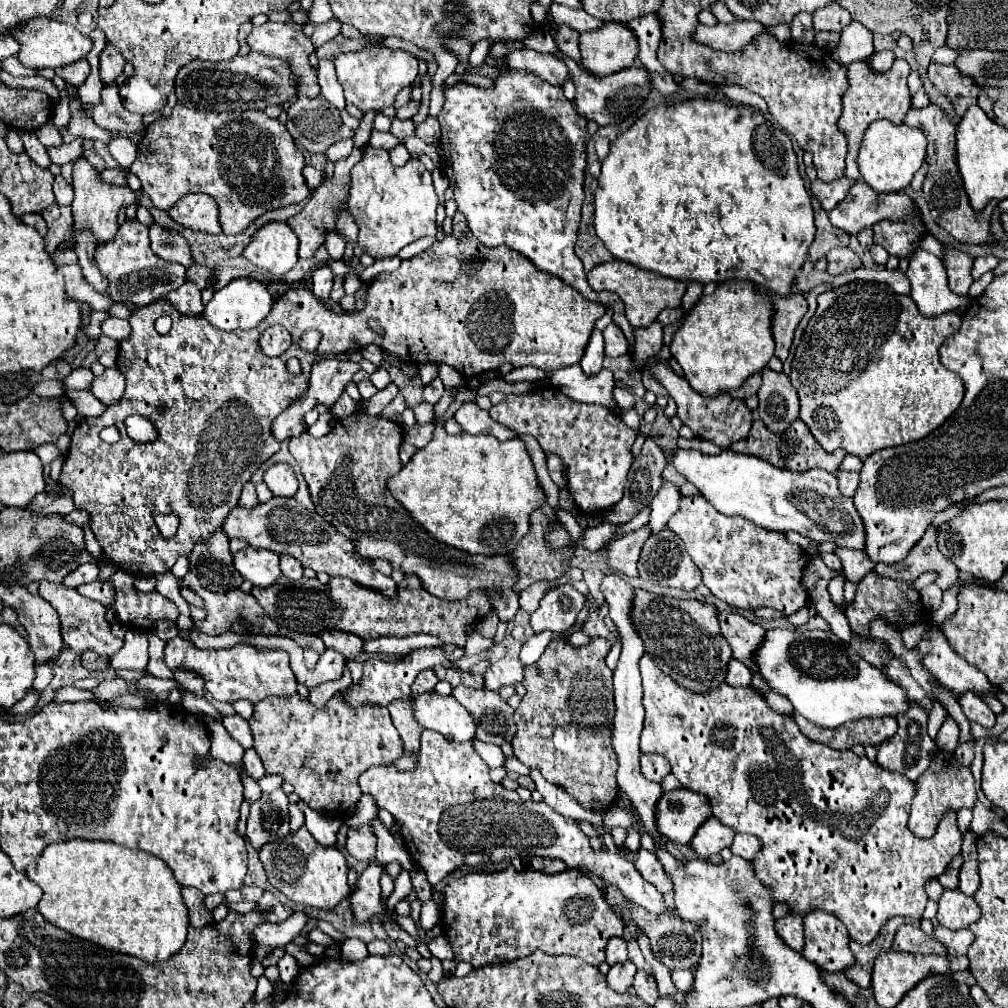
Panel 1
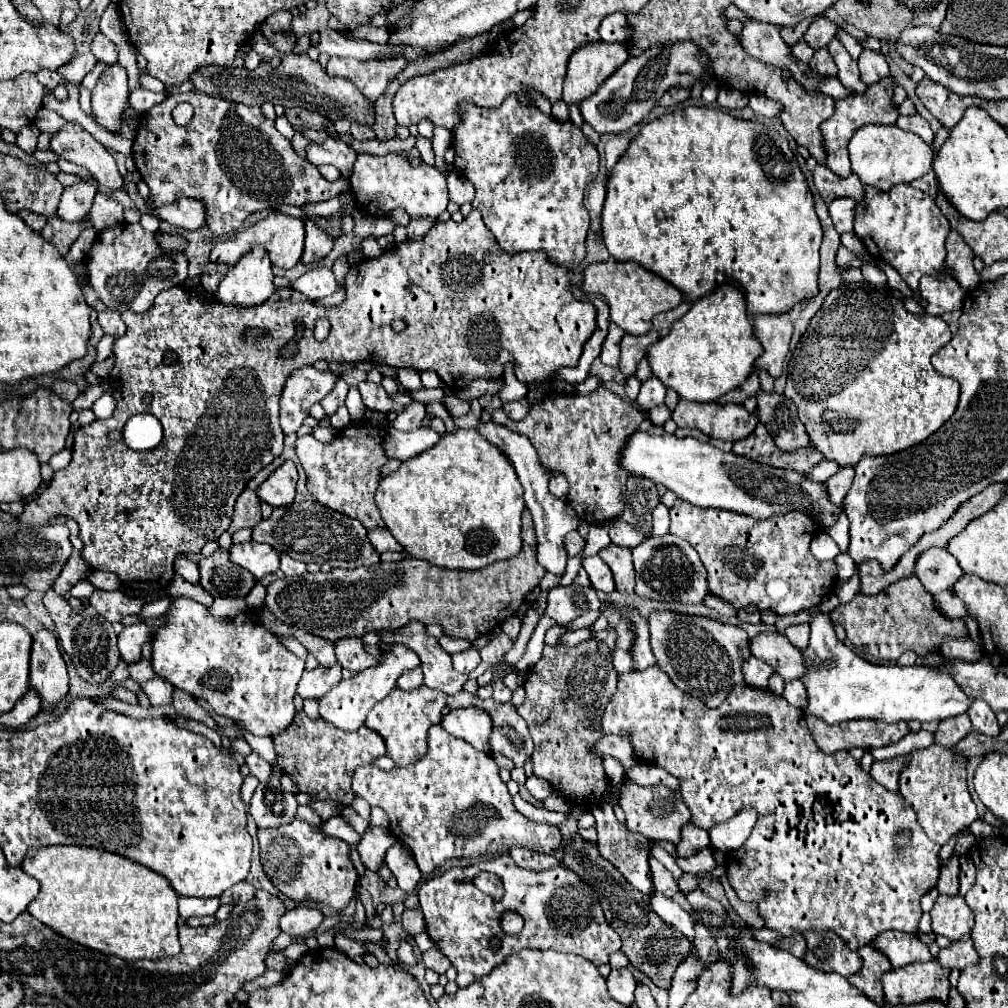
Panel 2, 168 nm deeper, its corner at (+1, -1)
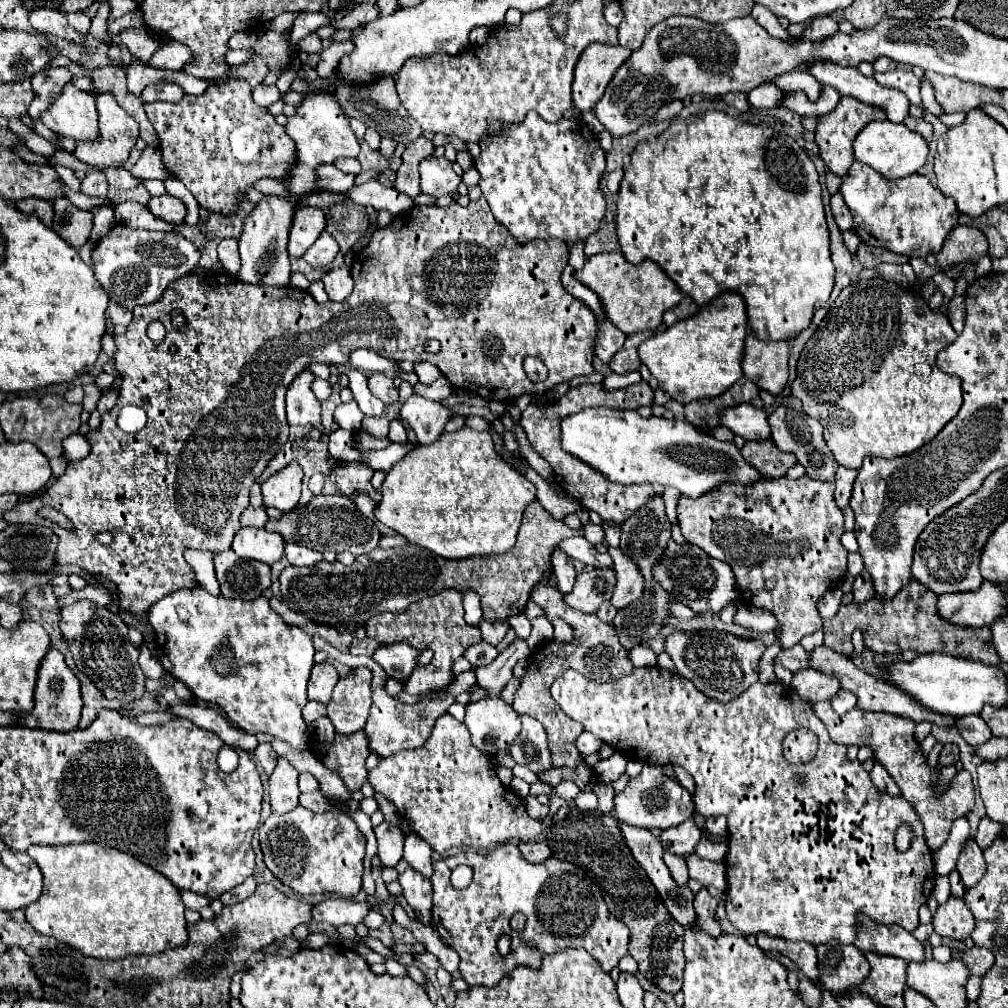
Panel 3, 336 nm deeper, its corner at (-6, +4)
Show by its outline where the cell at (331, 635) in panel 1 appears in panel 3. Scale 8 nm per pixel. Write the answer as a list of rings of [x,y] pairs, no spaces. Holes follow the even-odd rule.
[[[408,643],[396,645],[380,645],[372,659],[386,671],[388,677],[396,677],[402,671],[402,679],[408,679],[416,667],[416,655],[420,651],[412,649]]]

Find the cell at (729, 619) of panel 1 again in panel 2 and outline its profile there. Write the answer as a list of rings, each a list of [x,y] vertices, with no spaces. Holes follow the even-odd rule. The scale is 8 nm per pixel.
[[[777,632],[759,634],[751,640],[751,652],[755,658],[771,664],[785,682],[801,678],[801,674],[805,674],[805,662],[801,662],[801,650],[793,646],[787,640],[787,636],[781,636]]]

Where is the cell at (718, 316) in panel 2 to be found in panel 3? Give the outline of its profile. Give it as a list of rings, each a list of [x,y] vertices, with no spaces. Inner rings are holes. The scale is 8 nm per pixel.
[[[726,291],[714,297],[700,311],[676,325],[668,327],[664,335],[650,337],[640,345],[640,361],[658,379],[658,385],[678,403],[718,397],[732,387],[742,373],[744,339],[748,329],[746,305],[740,293]]]

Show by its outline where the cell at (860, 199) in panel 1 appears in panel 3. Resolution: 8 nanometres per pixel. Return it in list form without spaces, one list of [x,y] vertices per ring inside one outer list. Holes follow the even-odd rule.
[[[842,193],[832,195],[830,205],[832,205],[832,213],[834,213],[834,219],[836,219],[836,223],[838,223],[840,231],[852,229],[852,225],[854,225],[854,221],[852,221],[852,213],[850,213],[850,209],[848,209],[848,207],[846,207],[846,203],[844,203]]]

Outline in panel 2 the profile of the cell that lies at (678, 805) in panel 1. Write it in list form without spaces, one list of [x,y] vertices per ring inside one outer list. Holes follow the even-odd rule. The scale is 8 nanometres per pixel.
[[[629,782],[629,786],[621,786],[619,804],[621,804],[623,812],[625,812],[627,828],[631,832],[645,834],[645,838],[655,840],[655,842],[669,840],[669,842],[677,844],[679,836],[681,836],[681,828],[691,818],[689,808],[681,800],[681,794],[671,792],[671,788],[667,788],[667,786],[639,786],[639,784]]]

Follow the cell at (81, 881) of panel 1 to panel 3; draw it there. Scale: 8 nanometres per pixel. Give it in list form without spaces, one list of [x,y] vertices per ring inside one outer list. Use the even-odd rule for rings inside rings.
[[[92,843],[42,847],[32,845],[28,855],[44,875],[42,895],[28,905],[28,923],[84,955],[124,959],[126,955],[154,955],[188,941],[180,891],[132,855],[102,849]]]

